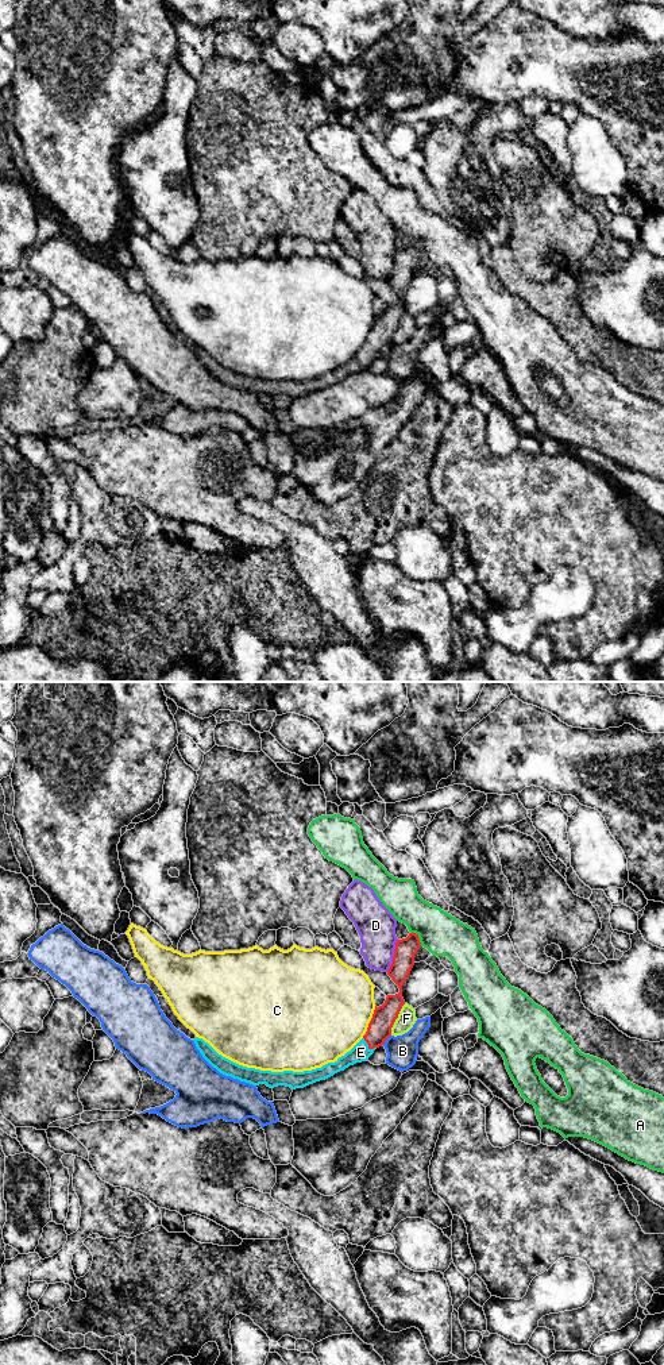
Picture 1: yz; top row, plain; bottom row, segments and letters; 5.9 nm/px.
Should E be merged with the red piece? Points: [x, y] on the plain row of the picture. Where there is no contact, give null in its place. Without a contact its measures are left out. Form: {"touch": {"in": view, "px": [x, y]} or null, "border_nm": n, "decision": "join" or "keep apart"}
{"touch": {"in": "yz", "px": [367, 353]}, "border_nm": 100, "decision": "join"}

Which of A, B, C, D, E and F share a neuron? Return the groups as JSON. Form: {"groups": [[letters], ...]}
{"groups": [["A"], ["B"], ["C"], ["D"], ["E"], ["F"]]}

